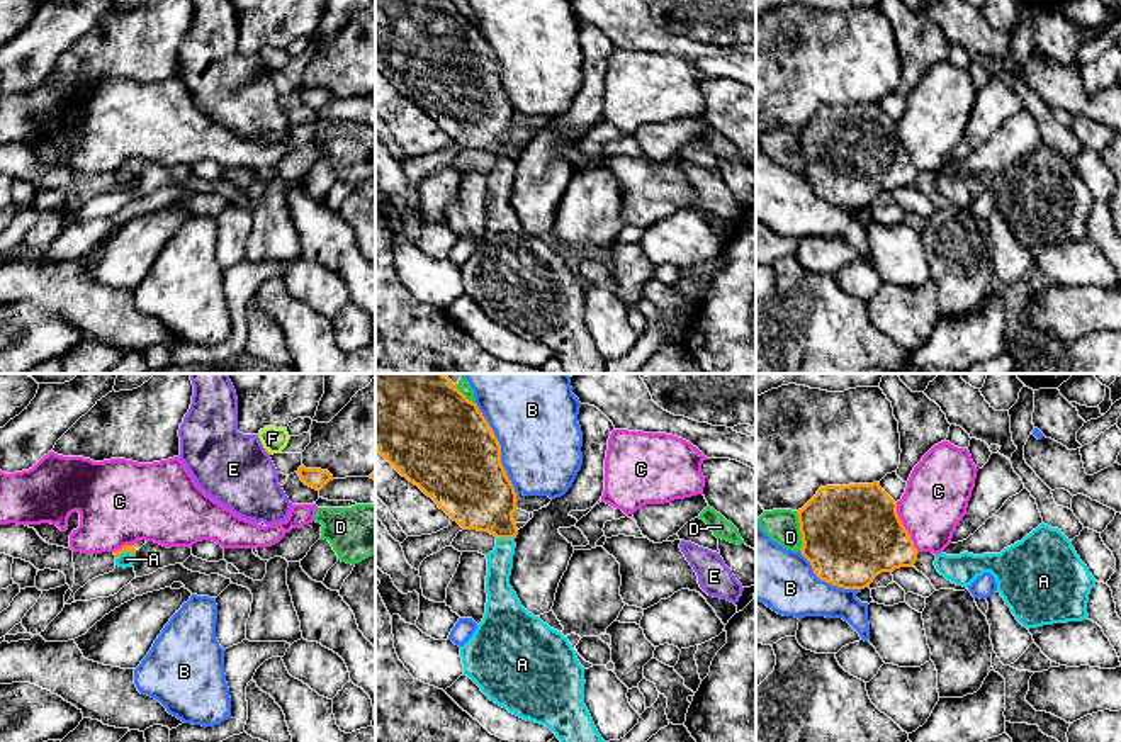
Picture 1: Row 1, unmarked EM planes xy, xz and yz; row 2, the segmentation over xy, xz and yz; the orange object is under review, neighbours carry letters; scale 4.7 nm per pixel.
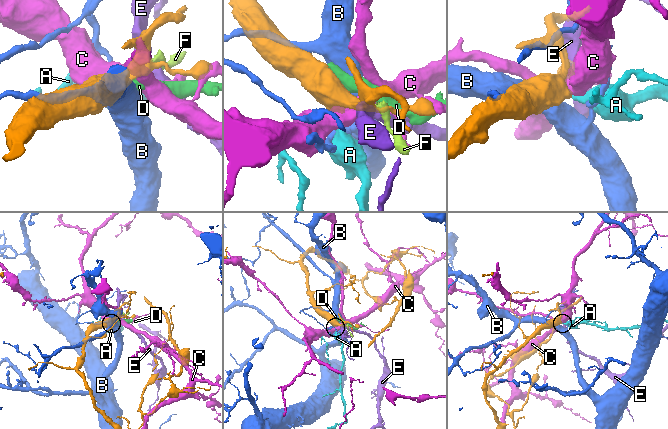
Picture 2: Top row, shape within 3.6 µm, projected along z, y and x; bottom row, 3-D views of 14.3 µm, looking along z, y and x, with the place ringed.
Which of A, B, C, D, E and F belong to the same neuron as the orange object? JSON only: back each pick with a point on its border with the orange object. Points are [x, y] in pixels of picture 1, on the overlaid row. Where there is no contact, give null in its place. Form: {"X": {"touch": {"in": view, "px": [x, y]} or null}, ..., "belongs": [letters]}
{"A": {"touch": {"in": "xz", "px": [505, 537]}}, "belongs": ["A"]}

